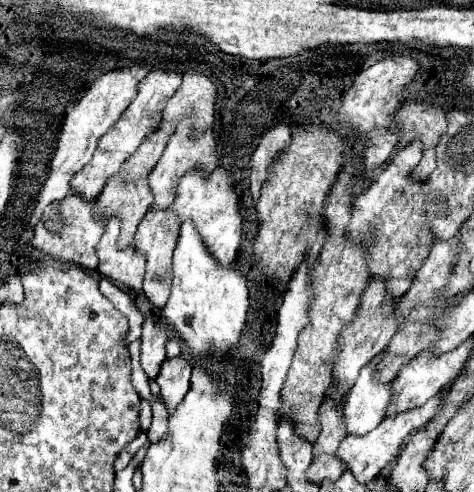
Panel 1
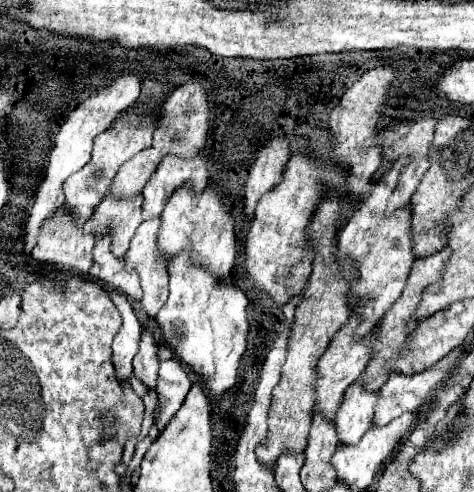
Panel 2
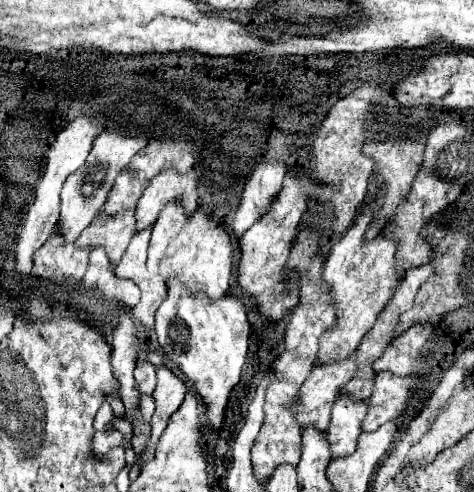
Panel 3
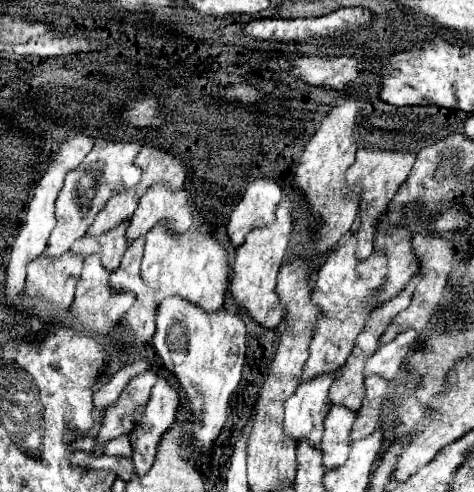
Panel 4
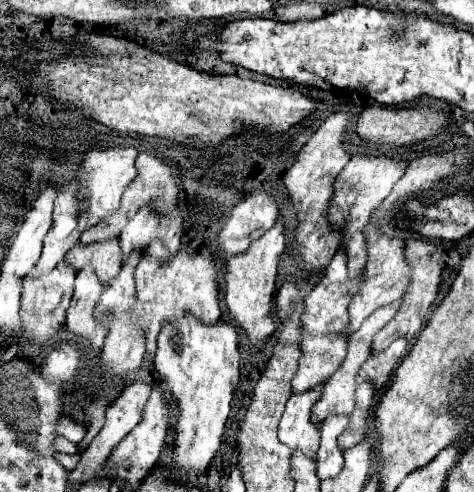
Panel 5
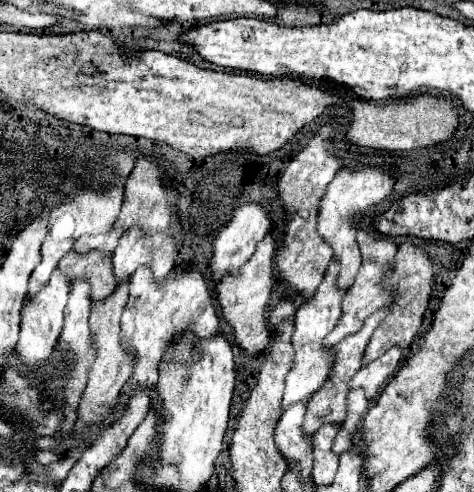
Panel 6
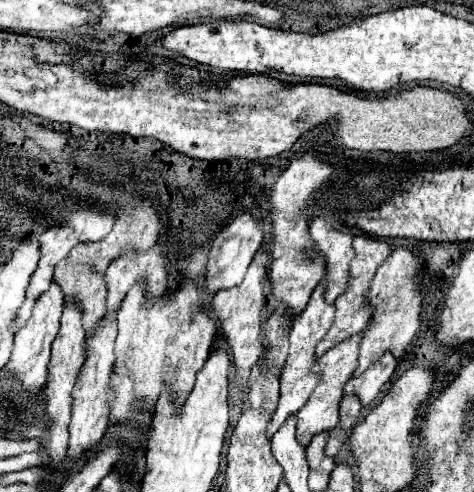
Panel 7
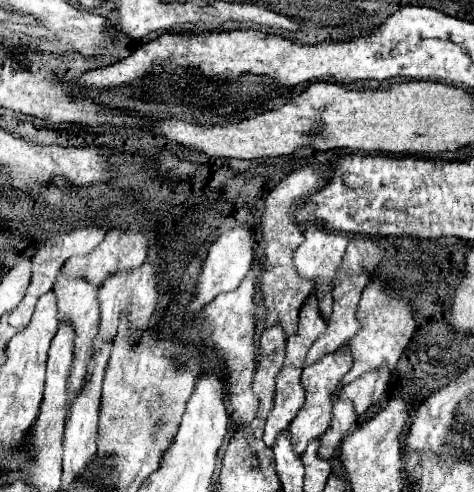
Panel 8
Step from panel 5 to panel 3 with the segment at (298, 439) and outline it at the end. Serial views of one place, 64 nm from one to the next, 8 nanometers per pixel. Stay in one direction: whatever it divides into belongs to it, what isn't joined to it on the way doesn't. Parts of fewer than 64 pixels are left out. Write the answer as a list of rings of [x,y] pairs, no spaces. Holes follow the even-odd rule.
[[[356,352],[334,364],[316,364],[298,394],[296,418],[300,424],[326,430],[332,418],[332,406],[340,390],[356,376]]]

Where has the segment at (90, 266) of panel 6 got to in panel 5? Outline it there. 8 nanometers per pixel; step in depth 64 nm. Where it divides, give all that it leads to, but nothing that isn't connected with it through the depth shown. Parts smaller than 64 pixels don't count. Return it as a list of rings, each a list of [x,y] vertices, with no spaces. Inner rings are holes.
[[[114,236],[110,240],[104,240],[100,244],[76,244],[68,250],[66,260],[76,266],[78,270],[84,268],[84,264],[92,264],[96,268],[96,274],[100,276],[102,284],[108,284],[116,272],[122,266],[122,250],[120,250],[120,238]]]

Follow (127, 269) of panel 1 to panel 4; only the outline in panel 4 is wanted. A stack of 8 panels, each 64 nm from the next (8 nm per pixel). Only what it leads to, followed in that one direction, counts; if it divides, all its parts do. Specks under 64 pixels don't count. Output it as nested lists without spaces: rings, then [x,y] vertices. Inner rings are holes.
[[[90,254],[84,260],[84,270],[80,274],[80,282],[76,286],[76,298],[72,306],[72,318],[78,322],[78,326],[90,334],[104,334],[110,330],[110,326],[122,318],[124,312],[136,302],[136,296],[130,290],[114,290],[110,286],[108,270],[104,268],[100,254]]]

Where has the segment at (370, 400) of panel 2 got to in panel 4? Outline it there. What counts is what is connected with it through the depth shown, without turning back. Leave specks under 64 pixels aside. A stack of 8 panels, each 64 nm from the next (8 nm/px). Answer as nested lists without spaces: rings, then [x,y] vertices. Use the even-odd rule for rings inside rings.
[[[342,404],[330,408],[324,422],[324,438],[320,444],[326,470],[338,468],[348,460],[348,454],[352,450],[352,426],[356,418],[358,412],[344,408]]]

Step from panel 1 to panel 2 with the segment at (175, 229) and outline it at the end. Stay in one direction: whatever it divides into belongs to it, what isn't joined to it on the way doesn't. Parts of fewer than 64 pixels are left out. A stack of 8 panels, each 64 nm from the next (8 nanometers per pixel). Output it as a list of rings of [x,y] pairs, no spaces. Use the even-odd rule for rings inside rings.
[[[160,216],[142,222],[126,252],[128,268],[136,268],[140,272],[144,290],[142,310],[148,314],[148,318],[154,318],[168,298],[168,262],[166,256],[158,252],[156,242],[160,222]]]

